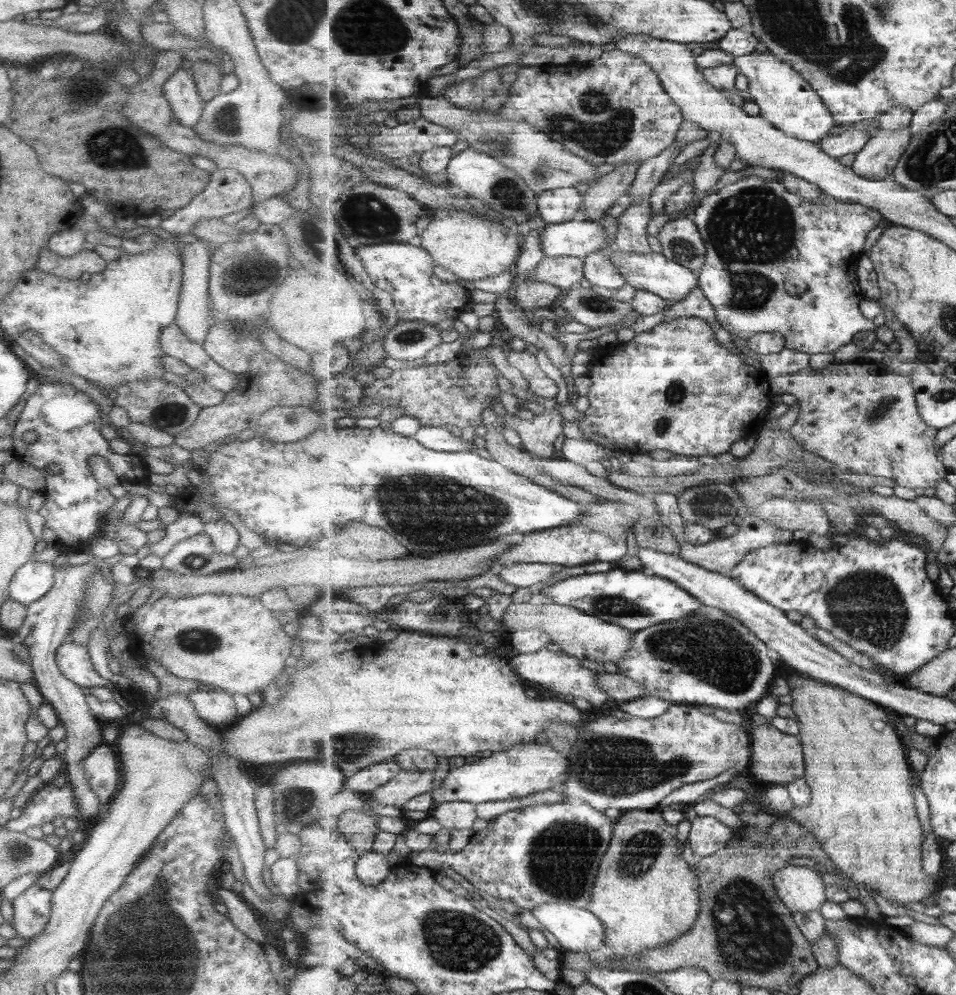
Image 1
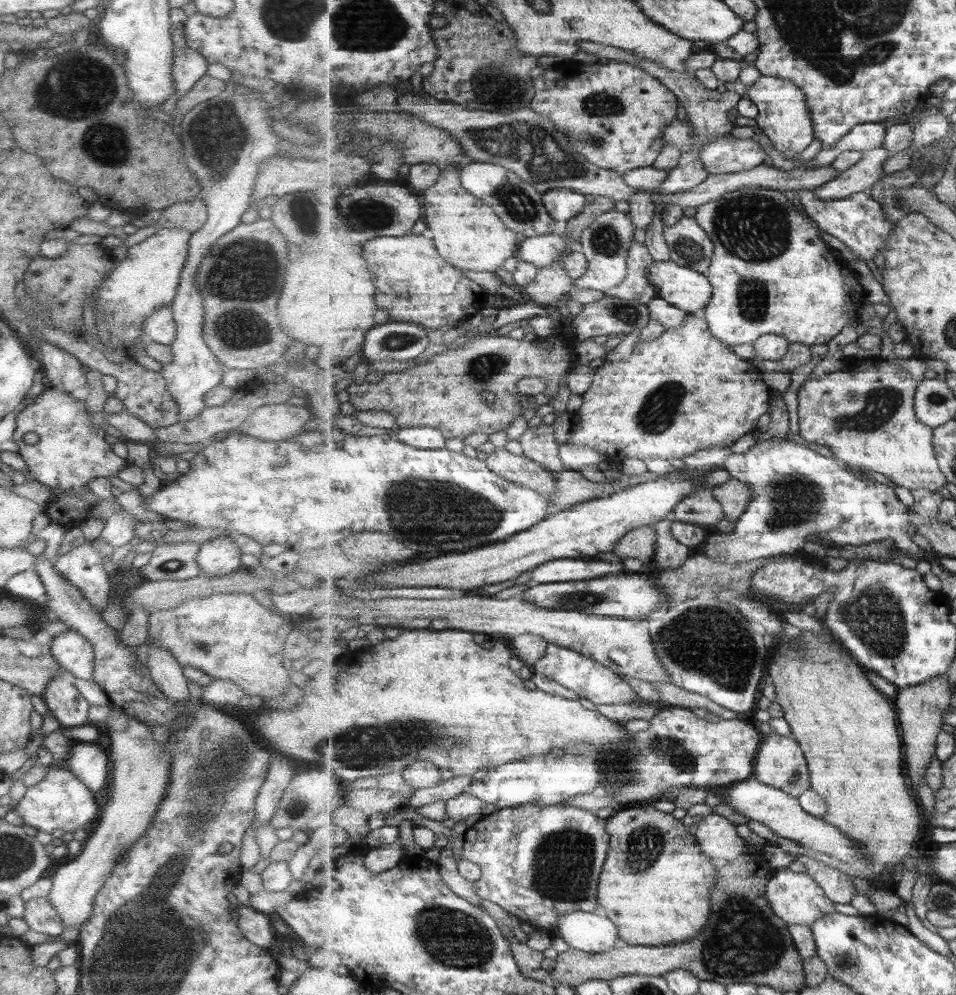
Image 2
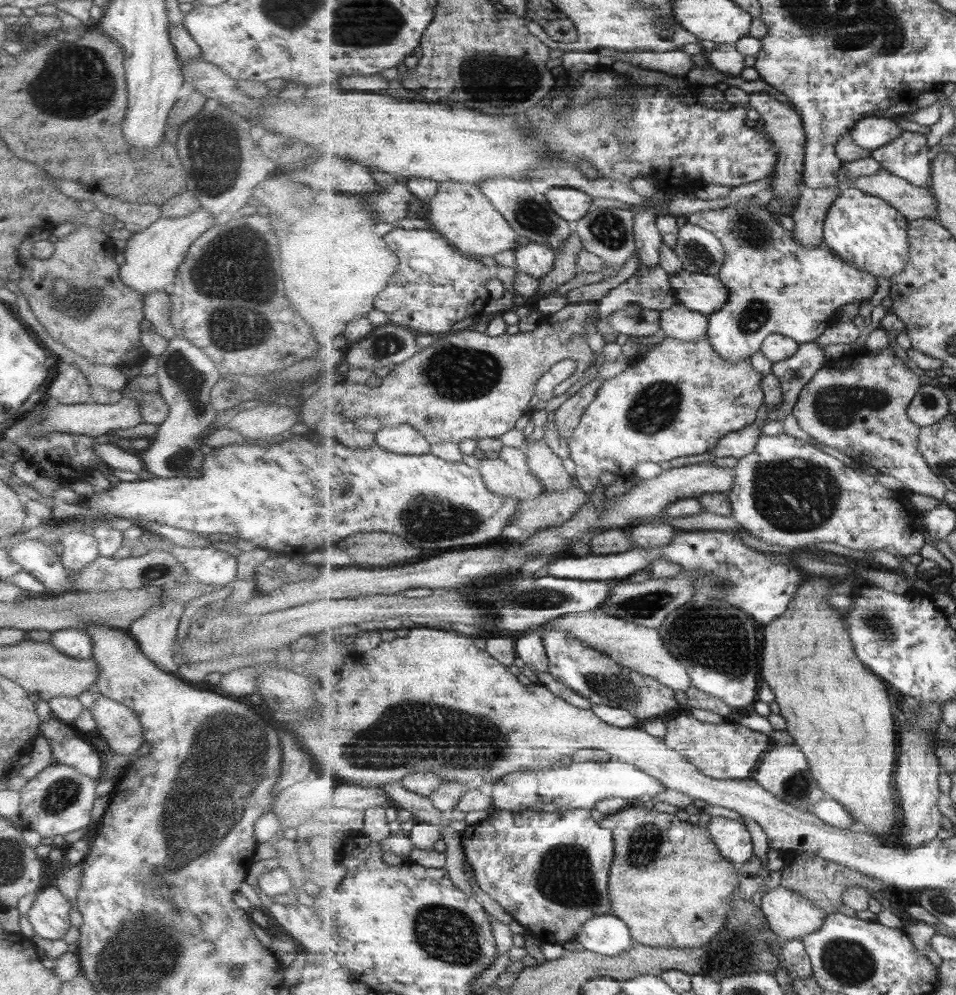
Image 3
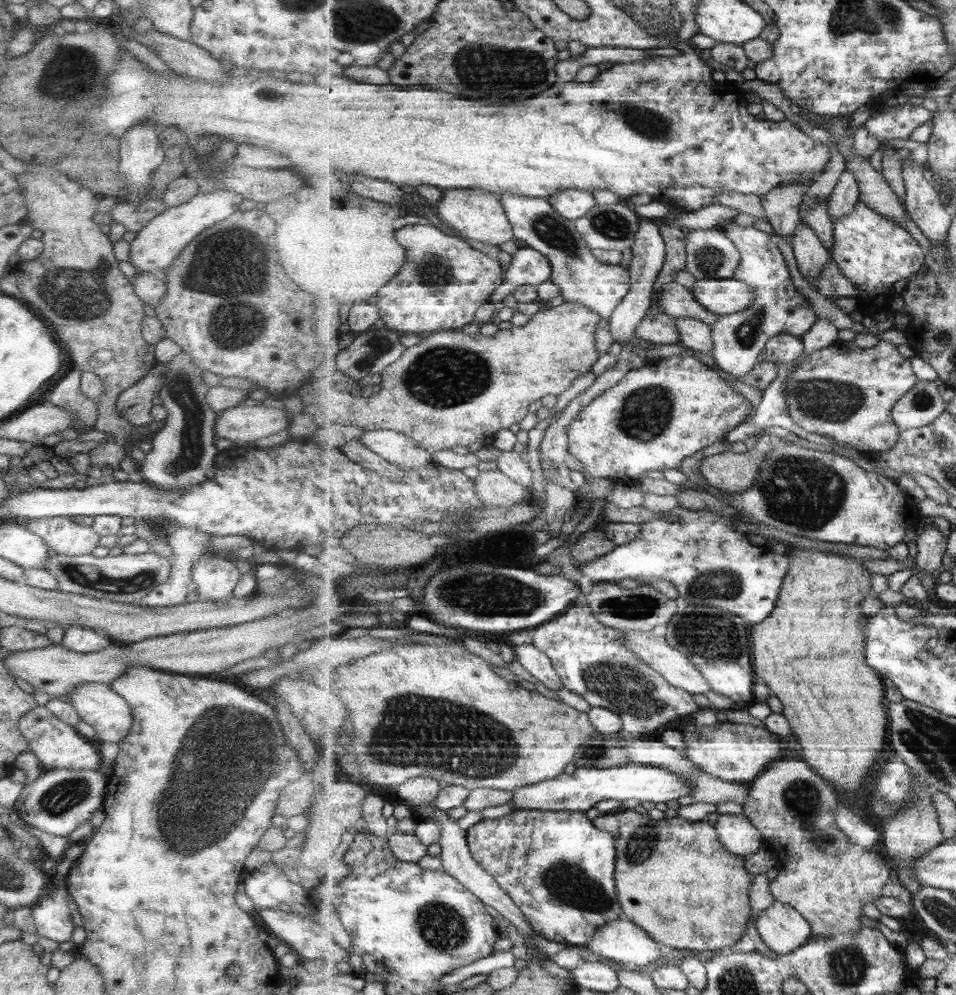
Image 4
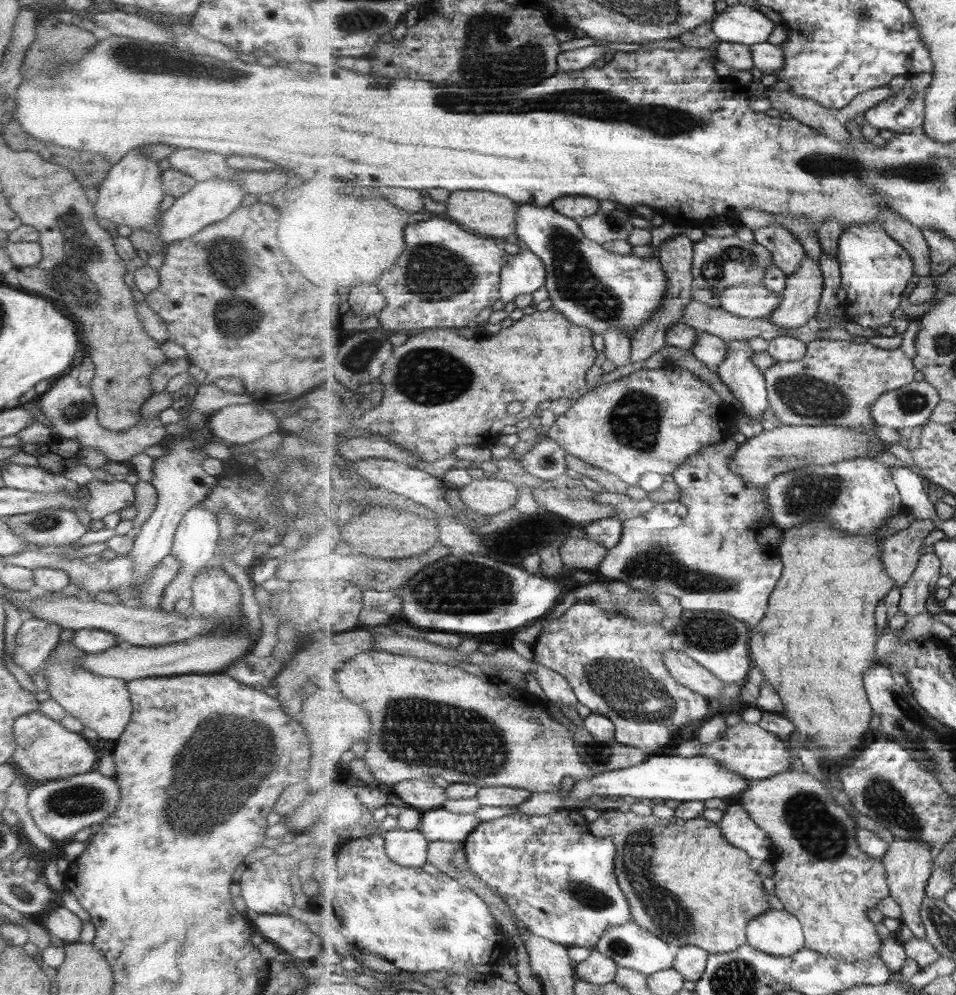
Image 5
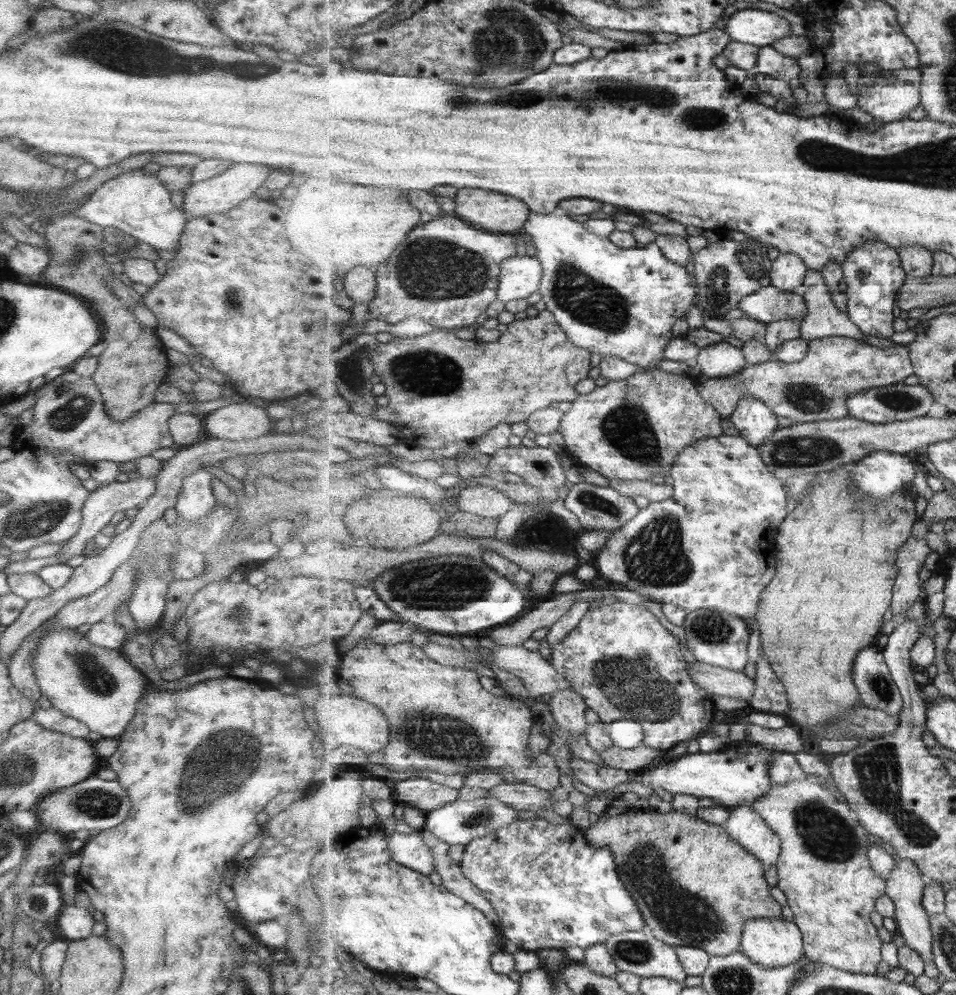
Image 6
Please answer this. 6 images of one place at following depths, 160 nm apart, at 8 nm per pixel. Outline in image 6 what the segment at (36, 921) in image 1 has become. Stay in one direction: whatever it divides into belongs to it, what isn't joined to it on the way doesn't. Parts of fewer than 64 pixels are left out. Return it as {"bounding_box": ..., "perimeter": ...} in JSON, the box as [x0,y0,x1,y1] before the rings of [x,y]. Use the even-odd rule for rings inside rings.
{"bounding_box":[57,905,97,941],"perimeter":[[[74,905],[62,906],[57,917],[57,930],[67,941],[79,940],[91,935],[97,916],[91,910]]]}

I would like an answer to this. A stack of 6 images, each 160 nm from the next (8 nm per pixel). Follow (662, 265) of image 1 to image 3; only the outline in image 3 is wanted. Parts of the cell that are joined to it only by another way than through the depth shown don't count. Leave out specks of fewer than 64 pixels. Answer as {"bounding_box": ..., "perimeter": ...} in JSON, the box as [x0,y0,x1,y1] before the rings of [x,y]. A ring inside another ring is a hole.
{"bounding_box":[669,270,729,315],"perimeter":[[[682,270],[669,276],[669,282],[681,305],[704,315],[721,310],[729,301],[729,288],[718,276]]]}

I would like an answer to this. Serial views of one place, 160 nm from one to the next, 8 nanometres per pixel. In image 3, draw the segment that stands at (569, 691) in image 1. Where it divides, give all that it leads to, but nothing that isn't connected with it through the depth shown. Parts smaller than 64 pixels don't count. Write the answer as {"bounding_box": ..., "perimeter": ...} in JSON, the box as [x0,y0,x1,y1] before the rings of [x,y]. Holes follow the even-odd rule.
{"bounding_box":[541,630,683,723],"perimeter":[[[552,630],[543,631],[541,635],[550,658],[549,673],[581,696],[587,697],[594,706],[603,704],[623,708],[631,712],[640,723],[683,709],[675,698],[673,688],[665,686],[652,676],[627,668],[606,652],[586,645],[576,636],[570,635],[570,632]]]}

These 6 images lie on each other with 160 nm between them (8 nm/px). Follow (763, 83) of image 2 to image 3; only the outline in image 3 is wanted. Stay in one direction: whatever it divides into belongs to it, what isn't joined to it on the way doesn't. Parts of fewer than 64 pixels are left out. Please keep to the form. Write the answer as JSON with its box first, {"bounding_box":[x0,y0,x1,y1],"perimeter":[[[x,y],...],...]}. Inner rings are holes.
{"bounding_box":[750,91,808,202],"perimeter":[[[766,91],[750,93],[750,106],[761,113],[761,119],[764,121],[763,128],[779,149],[774,181],[771,183],[775,200],[789,202],[792,199],[795,200],[794,196],[798,196],[798,194],[800,200],[800,195],[805,187],[805,184],[800,185],[800,178],[804,172],[805,143],[808,140],[801,114],[797,114],[791,106],[775,100]]]}

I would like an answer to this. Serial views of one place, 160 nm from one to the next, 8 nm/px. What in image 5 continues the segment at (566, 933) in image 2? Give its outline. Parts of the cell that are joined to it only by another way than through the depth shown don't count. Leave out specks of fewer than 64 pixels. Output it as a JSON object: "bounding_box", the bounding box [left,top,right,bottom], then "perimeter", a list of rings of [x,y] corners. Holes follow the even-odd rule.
{"bounding_box":[596,921,678,977],"perimeter":[[[635,921],[609,927],[601,937],[596,949],[609,956],[620,967],[636,970],[647,977],[661,970],[675,968],[678,951],[678,947],[669,944],[668,941],[663,940],[656,933],[649,932],[648,929],[643,928]]]}

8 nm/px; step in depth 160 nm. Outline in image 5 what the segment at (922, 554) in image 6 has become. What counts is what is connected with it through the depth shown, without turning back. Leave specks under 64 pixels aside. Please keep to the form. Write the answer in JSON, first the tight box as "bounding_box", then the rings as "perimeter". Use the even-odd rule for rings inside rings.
{"bounding_box":[881,519,938,590],"perimeter":[[[917,519],[909,528],[883,539],[881,548],[884,565],[900,590],[914,577],[925,538],[931,536],[938,523],[933,519]]]}

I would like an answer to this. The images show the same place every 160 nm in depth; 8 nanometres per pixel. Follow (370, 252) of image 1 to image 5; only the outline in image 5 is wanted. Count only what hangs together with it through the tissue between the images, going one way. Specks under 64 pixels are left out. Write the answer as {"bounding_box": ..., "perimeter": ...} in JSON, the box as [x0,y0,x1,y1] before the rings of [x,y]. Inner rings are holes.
{"bounding_box":[375,216,509,333],"perimeter":[[[441,216],[441,218],[433,218],[433,220],[427,220],[427,222],[423,223],[414,223],[408,226],[405,229],[405,241],[408,245],[408,248],[405,248],[405,252],[403,252],[403,256],[399,260],[397,260],[397,264],[393,267],[389,267],[387,271],[383,272],[383,276],[381,276],[381,280],[377,282],[376,286],[379,291],[386,299],[385,308],[375,317],[377,326],[382,330],[389,330],[392,332],[405,332],[412,333],[417,329],[436,329],[436,328],[444,328],[444,329],[457,329],[457,328],[465,328],[465,326],[473,327],[474,320],[477,320],[477,316],[485,310],[485,308],[489,308],[493,306],[495,302],[500,300],[500,284],[501,284],[501,271],[502,268],[505,267],[509,262],[509,254],[507,254],[507,250],[503,250],[503,248],[499,248],[499,242],[494,240],[493,238],[477,236],[476,233],[468,232],[467,229],[462,228],[455,221],[451,221],[446,216]]]}

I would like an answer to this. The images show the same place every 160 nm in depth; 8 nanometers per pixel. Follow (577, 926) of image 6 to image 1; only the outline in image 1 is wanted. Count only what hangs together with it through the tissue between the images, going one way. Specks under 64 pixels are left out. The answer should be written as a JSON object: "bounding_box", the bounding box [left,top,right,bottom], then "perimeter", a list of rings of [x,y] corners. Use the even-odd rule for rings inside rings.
{"bounding_box":[406,801,615,910],"perimeter":[[[579,801],[530,805],[499,815],[489,830],[485,830],[480,836],[474,836],[471,844],[461,851],[413,851],[406,859],[415,869],[429,867],[438,871],[439,864],[446,864],[477,889],[499,900],[514,902],[525,910],[534,910],[540,904],[571,904],[587,909],[592,899],[591,890],[597,878],[599,864],[615,834],[615,820],[609,820],[603,811],[593,808],[593,805]],[[567,884],[571,884],[571,900],[567,900]]]}

